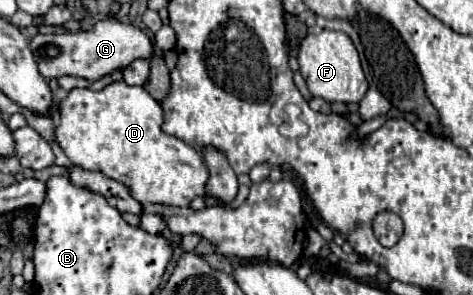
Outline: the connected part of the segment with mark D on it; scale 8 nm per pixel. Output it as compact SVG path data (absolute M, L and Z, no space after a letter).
M124 81L110 83L102 91L72 89L60 103L60 125L56 141L72 165L100 171L106 177L130 187L130 195L142 205L164 203L188 207L194 197L206 195L208 167L194 147L166 135L158 127L162 107L144 87L130 87Z

